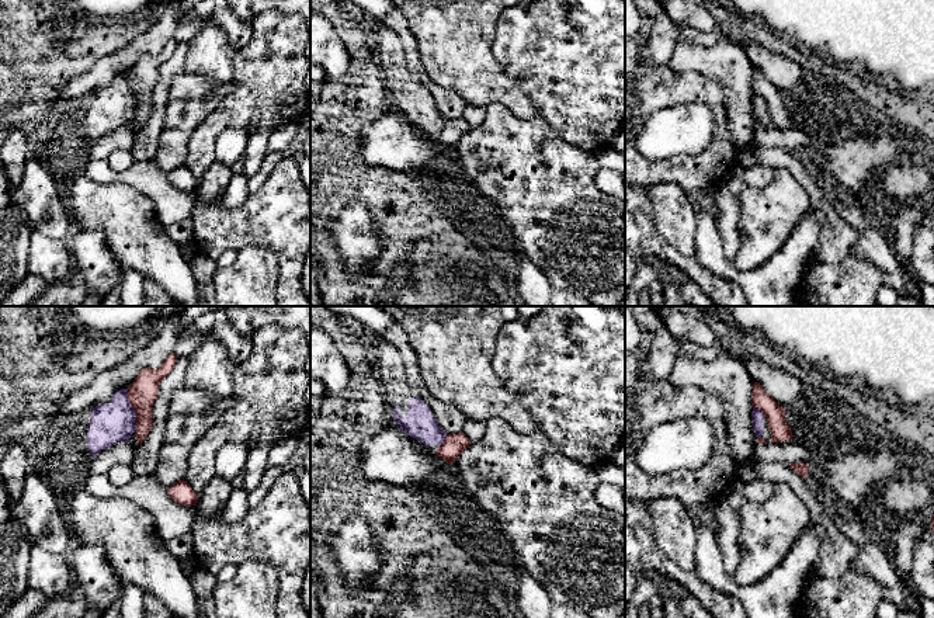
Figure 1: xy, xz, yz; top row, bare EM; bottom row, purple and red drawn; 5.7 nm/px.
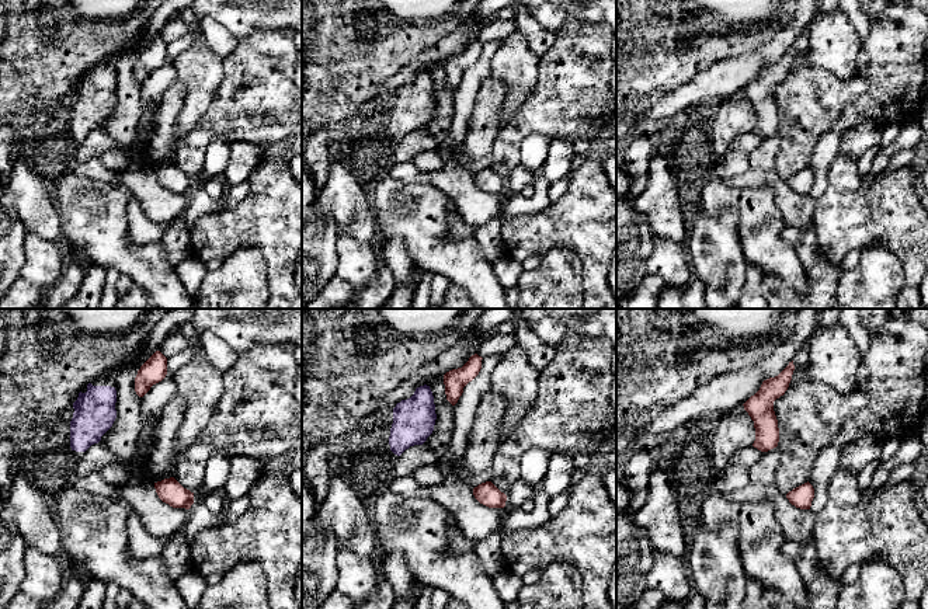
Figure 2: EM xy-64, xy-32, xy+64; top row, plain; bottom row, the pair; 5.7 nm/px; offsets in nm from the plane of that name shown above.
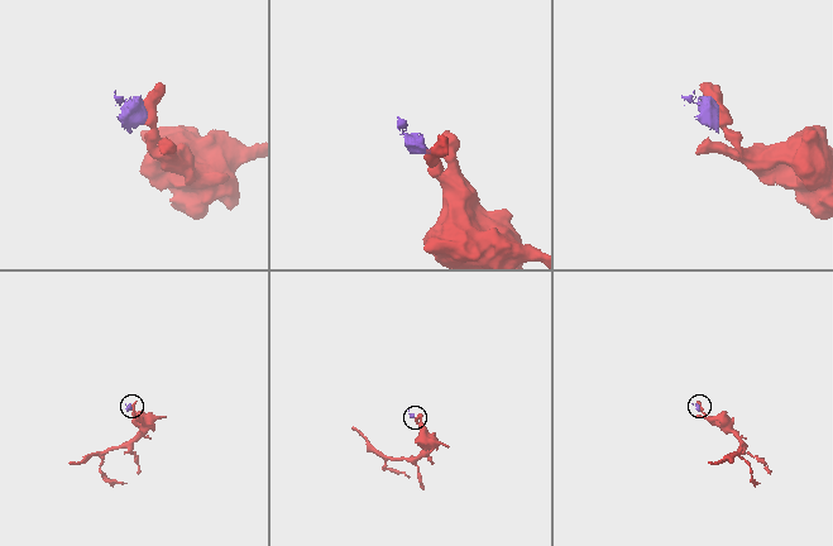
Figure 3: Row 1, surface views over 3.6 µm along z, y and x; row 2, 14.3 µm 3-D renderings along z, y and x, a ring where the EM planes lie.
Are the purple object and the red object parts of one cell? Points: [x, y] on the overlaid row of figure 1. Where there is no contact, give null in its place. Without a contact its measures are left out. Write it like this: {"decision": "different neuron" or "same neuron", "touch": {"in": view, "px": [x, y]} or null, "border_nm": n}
{"decision": "different neuron", "touch": {"in": "xy", "px": [134, 410]}, "border_nm": 260}

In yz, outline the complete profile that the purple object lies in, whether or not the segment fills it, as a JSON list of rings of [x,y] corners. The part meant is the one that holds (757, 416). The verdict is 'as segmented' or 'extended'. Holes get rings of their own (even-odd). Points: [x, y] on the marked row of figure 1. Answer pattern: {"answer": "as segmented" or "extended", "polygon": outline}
{"answer": "extended", "polygon": [[[753,407],[751,421],[756,437],[771,442],[771,430],[768,427],[767,419],[764,417],[764,413],[760,409]]]}

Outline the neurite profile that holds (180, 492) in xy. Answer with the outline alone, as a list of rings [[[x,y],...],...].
[[[178,480],[167,487],[169,496],[181,506],[197,506],[198,497],[187,480]]]

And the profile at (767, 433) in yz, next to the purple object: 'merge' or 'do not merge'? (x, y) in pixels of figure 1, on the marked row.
merge

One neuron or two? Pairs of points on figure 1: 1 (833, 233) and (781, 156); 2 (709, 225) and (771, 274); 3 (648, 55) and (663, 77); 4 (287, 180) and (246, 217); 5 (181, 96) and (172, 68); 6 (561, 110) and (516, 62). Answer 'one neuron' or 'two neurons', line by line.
1: one neuron
2: one neuron
3: two neurons
4: one neuron
5: two neurons
6: one neuron

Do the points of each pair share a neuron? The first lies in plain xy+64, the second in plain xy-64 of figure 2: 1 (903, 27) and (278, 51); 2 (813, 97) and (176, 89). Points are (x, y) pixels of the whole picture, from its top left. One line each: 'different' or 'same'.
1: same
2: same

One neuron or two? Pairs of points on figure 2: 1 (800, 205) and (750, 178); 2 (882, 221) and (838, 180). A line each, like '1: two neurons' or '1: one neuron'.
1: one neuron
2: one neuron

